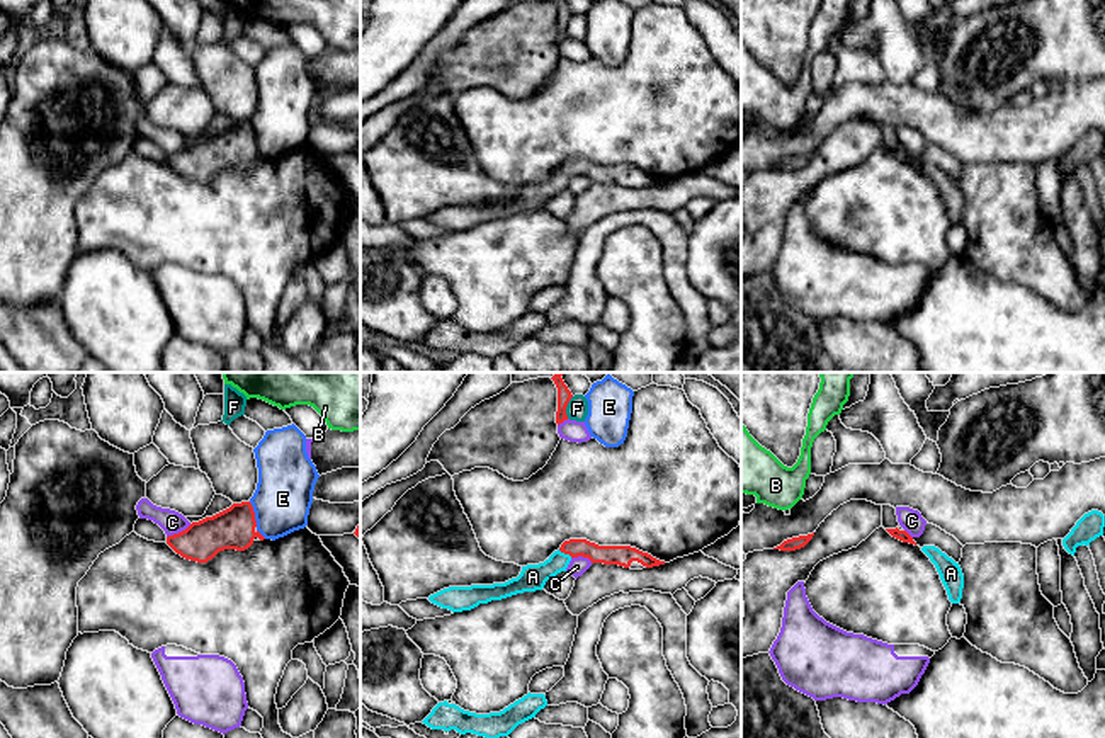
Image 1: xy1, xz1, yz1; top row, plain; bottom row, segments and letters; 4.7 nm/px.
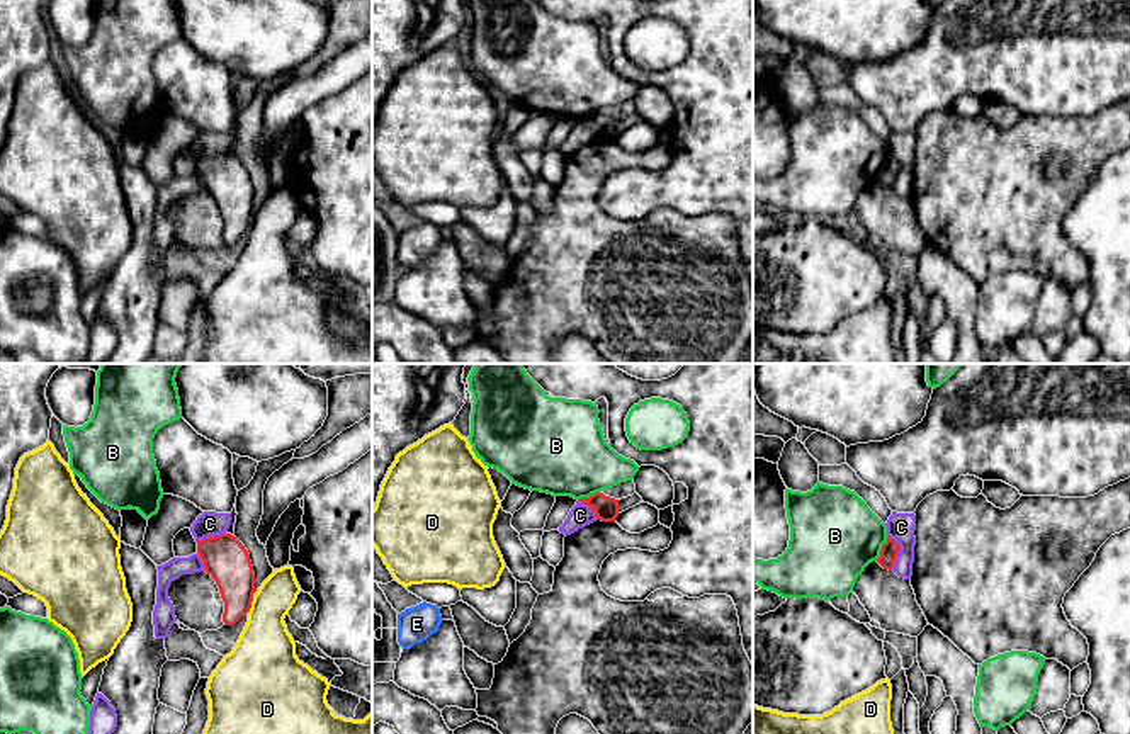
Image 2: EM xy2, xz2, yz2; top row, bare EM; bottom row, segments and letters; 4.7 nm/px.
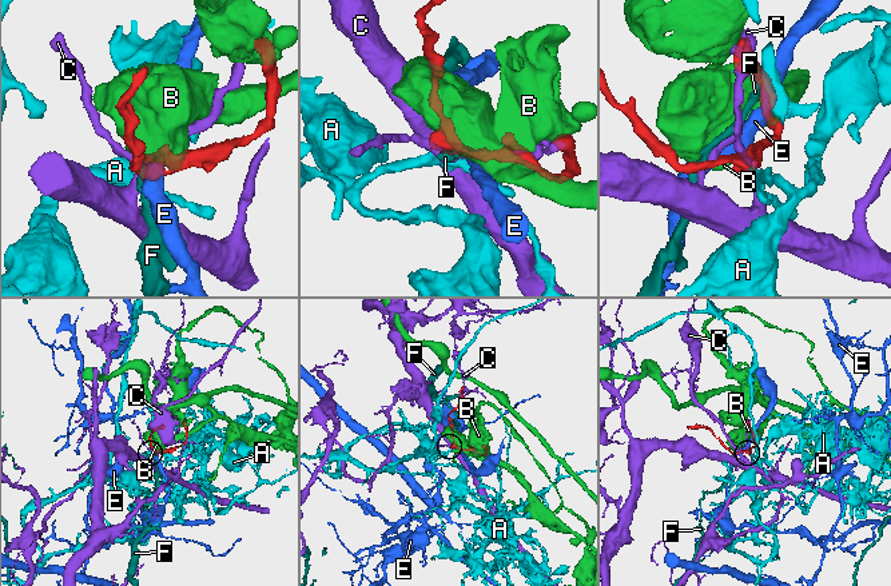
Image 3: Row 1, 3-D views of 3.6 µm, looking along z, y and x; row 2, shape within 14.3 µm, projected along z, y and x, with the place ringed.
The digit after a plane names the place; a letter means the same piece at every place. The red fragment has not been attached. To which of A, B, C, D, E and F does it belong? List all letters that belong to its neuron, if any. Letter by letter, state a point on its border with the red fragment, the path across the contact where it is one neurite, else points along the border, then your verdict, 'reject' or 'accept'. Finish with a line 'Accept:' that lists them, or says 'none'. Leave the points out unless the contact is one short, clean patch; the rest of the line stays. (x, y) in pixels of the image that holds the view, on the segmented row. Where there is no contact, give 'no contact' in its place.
A: xz1 (565, 553) | across xz1 (609, 555), (590, 550), (565, 553), (549, 568), (532, 577) | accept
B: yz2 (882, 549) | reject
C: yz2 (898, 553) | reject
D: xy2 (250, 605) | along xy2 (254, 597), (252, 607), (245, 614) | reject
E: xy1 (254, 514) | reject
F: xz1 (566, 405) | along xz1 (573, 397), (566, 407), (566, 417) | reject
Accept: A

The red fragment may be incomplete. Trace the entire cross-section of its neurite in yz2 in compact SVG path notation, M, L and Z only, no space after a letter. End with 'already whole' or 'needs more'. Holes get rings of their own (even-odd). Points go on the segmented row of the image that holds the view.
M887 537L887 542L882 545L880 557L877 559L877 562L884 569L892 571L899 550L901 550L899 544L894 539Z | already whole

